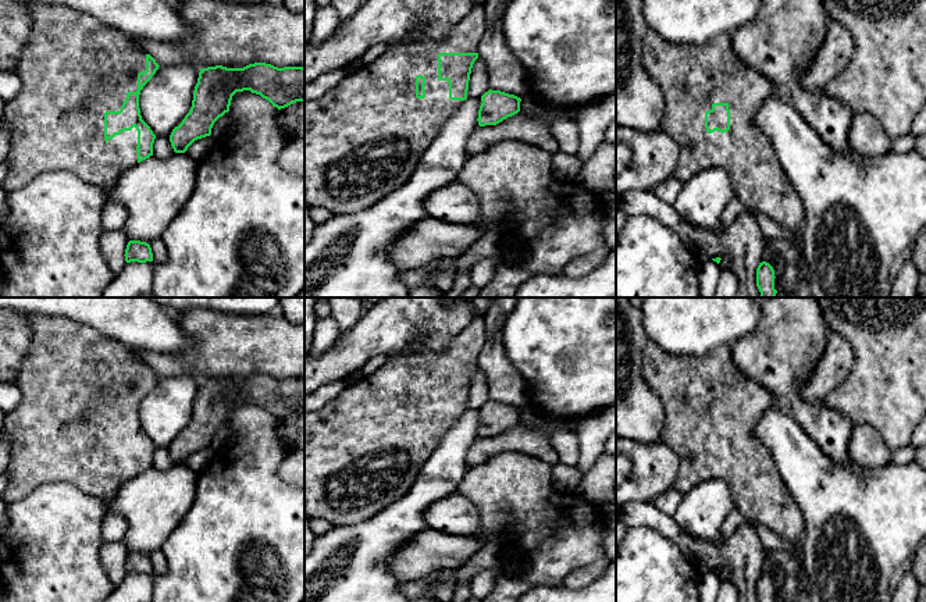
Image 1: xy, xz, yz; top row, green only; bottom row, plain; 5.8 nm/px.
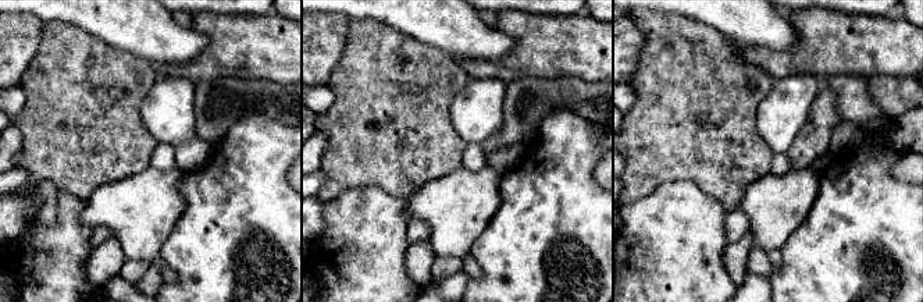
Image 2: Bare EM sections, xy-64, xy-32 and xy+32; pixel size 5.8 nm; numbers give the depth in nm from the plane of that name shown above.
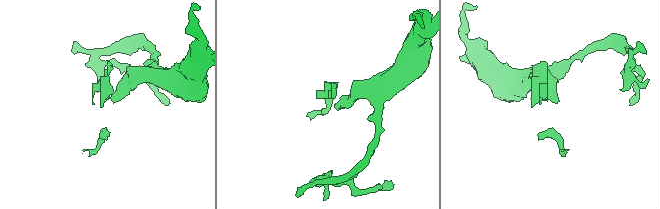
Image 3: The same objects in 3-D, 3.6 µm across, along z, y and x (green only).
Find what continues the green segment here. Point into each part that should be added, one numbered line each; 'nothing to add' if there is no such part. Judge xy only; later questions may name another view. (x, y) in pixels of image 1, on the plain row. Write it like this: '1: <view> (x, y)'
1: xy (74, 380)

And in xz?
1: xz (363, 451)

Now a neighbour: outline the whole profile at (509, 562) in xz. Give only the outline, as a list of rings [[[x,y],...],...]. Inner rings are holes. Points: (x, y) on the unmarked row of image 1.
[[[512,551],[501,552],[501,567],[509,573],[516,573],[520,569],[517,555]]]

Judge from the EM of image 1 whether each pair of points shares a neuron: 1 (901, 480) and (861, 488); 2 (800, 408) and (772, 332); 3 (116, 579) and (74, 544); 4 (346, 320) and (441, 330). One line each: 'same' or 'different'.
1: same
2: same
3: different
4: different

